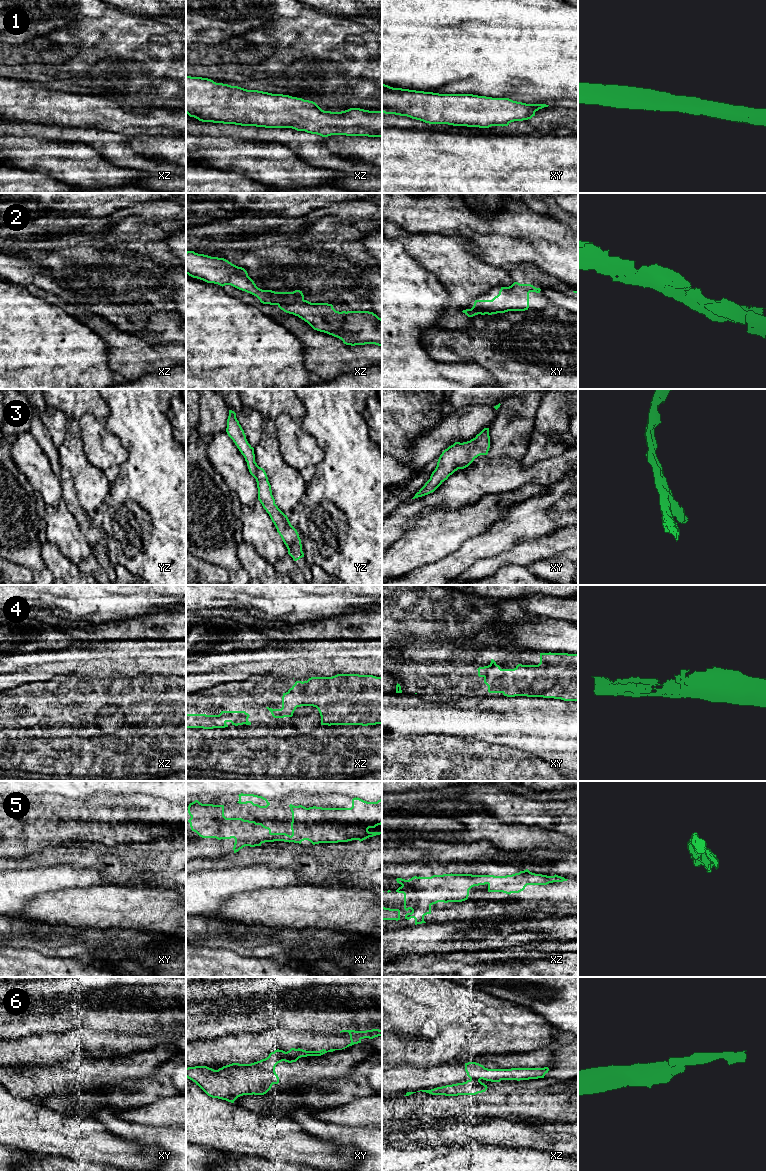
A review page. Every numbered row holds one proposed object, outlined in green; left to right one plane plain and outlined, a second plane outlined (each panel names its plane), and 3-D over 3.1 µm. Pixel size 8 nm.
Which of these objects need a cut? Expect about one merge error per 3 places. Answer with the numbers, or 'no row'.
6

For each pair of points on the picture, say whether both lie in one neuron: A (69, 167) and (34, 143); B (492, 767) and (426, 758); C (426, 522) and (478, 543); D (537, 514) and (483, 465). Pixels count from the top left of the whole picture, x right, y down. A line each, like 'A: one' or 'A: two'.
A: one
B: one
C: two
D: two

